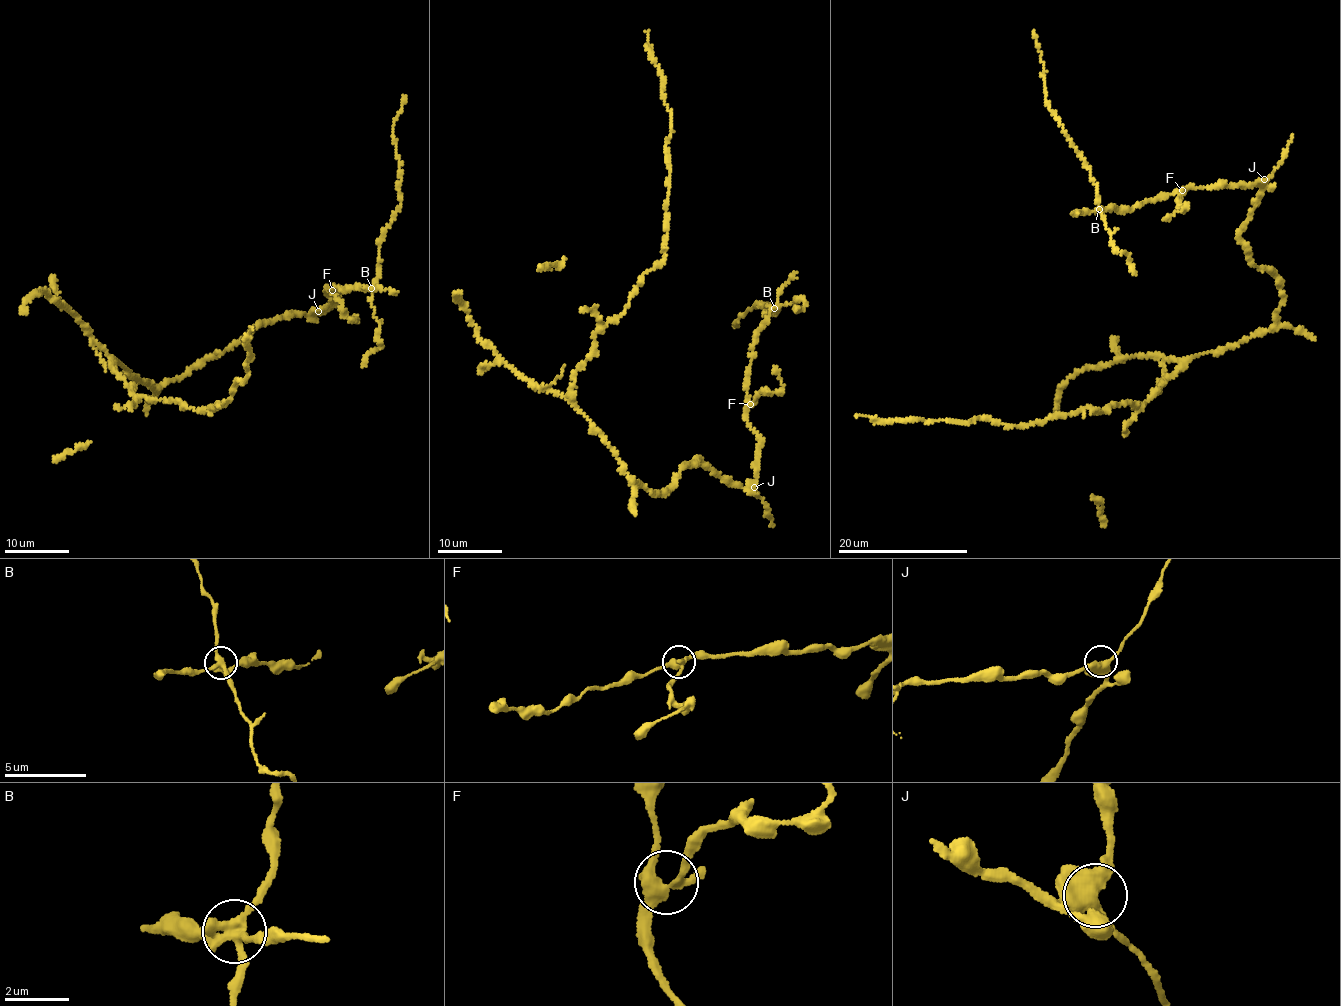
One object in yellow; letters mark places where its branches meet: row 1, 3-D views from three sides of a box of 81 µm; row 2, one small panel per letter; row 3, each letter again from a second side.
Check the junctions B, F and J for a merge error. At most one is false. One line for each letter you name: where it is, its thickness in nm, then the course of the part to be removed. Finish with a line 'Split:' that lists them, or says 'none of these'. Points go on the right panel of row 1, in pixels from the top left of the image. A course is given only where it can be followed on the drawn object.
B: at (1099, 209); 320 nm thick; foreign part runs (1099, 208), (1098, 185), (1089, 167), (1077, 153), (1060, 119), (1050, 110), (1045, 92), (1043, 62), (1033, 31)
Split: B

